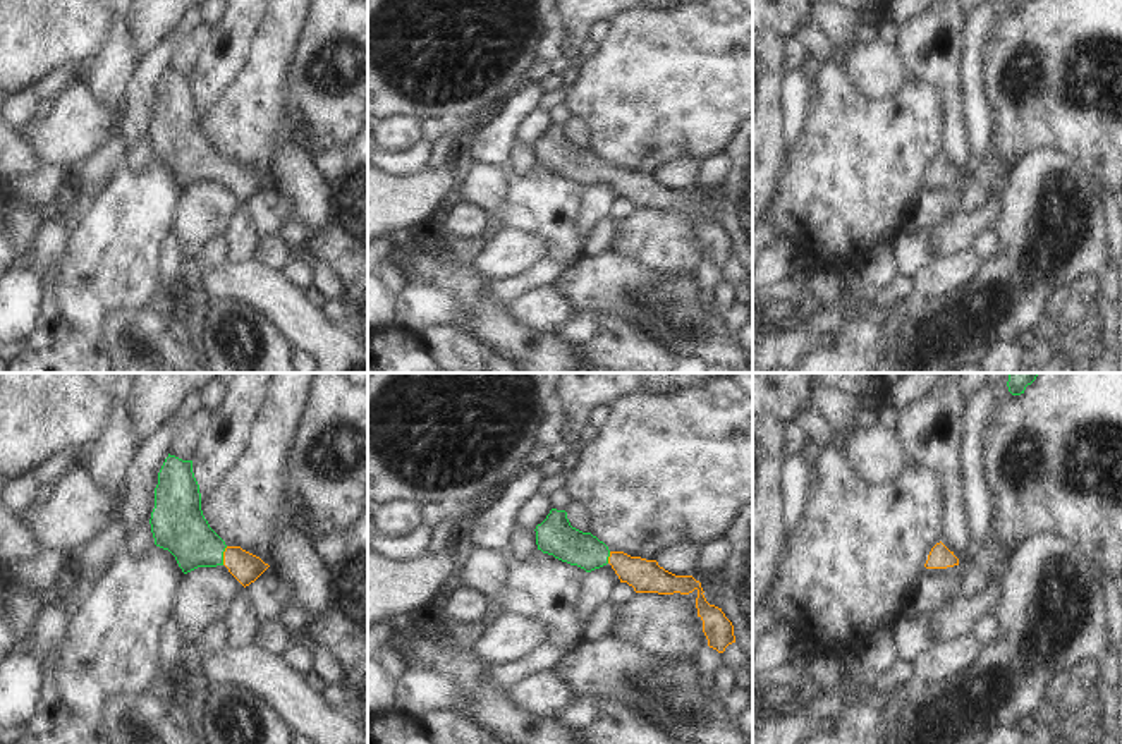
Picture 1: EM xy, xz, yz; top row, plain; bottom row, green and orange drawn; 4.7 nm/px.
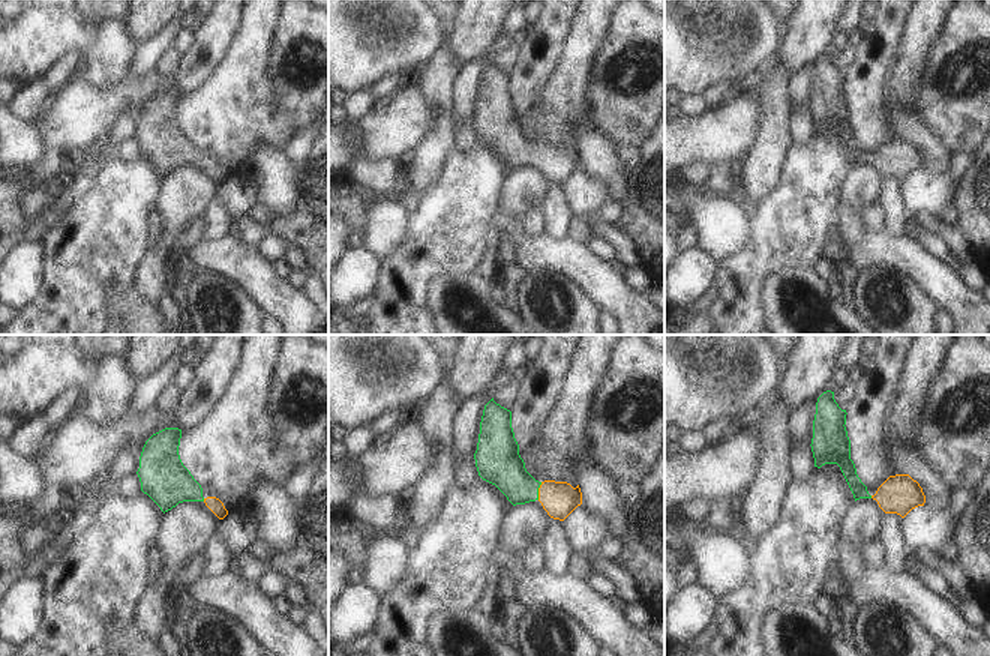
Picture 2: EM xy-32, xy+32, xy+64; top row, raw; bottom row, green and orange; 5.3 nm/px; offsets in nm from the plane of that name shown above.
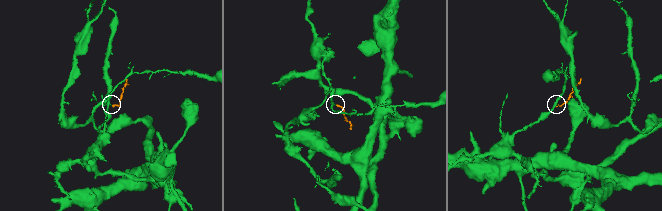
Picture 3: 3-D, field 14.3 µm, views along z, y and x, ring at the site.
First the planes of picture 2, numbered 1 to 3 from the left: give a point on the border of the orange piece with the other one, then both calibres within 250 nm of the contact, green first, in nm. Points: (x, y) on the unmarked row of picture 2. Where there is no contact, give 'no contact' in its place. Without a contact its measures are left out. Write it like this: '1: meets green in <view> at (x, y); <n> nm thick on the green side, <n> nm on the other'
1: no contact
2: meets green in xy+32 at (537, 155); 220 nm thick on the green side, 190 nm on the other
3: no contact

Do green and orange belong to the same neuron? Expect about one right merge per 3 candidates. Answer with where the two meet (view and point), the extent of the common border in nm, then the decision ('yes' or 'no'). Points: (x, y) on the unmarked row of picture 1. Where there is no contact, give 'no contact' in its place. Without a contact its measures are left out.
xy (222, 170) | 90 nm | yes

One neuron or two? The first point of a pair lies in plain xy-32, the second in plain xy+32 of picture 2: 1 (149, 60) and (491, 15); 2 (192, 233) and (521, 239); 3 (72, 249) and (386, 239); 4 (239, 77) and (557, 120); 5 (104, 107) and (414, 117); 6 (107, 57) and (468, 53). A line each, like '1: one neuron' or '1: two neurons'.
1: two neurons
2: two neurons
3: two neurons
4: one neuron
5: one neuron
6: two neurons

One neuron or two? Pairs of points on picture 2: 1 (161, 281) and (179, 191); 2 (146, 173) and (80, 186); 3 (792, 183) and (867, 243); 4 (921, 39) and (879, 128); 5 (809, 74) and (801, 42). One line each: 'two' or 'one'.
1: one
2: two
3: two
4: two
5: two

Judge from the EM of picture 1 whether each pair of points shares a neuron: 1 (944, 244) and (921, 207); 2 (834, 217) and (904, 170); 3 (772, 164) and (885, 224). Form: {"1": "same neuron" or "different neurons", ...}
{"1": "different neurons", "2": "same neuron", "3": "different neurons"}

